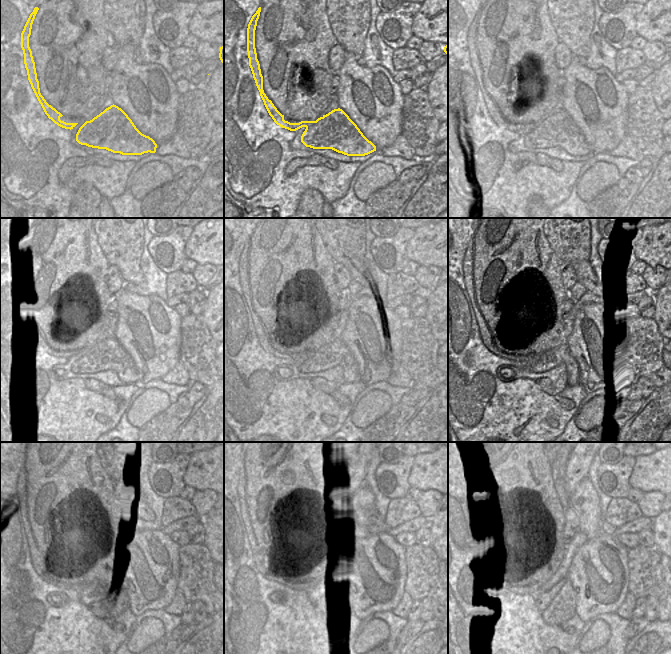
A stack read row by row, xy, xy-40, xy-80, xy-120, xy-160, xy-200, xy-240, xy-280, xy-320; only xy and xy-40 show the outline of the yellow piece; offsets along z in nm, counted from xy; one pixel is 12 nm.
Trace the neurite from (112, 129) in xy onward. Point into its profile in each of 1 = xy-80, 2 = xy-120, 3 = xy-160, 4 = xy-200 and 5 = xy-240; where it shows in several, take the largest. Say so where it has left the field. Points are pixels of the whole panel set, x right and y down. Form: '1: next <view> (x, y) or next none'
1: next xy-80 (558, 130)
2: next xy-120 (108, 355)
3: next xy-160 (336, 353)
4: next xy-200 (545, 361)
5: next xy-240 (38, 562)

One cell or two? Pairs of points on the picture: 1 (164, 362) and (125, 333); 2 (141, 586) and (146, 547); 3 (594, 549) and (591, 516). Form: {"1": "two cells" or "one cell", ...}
{"1": "one cell", "2": "one cell", "3": "two cells"}

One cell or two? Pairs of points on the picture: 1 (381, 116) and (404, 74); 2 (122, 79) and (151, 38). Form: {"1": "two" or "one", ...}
{"1": "two", "2": "two"}

